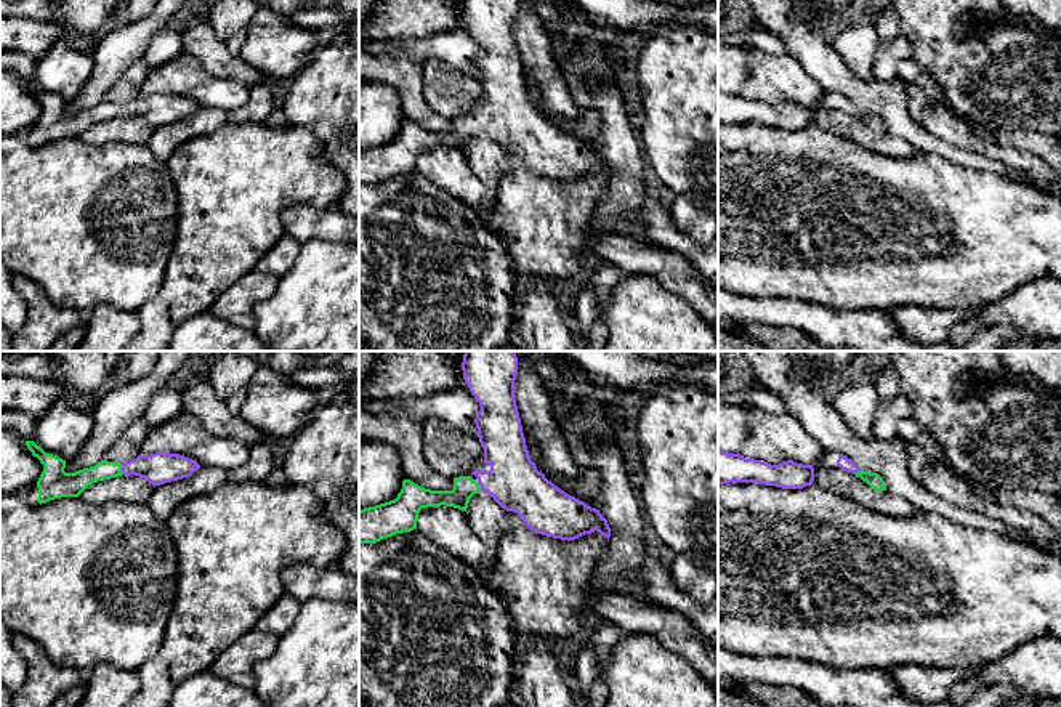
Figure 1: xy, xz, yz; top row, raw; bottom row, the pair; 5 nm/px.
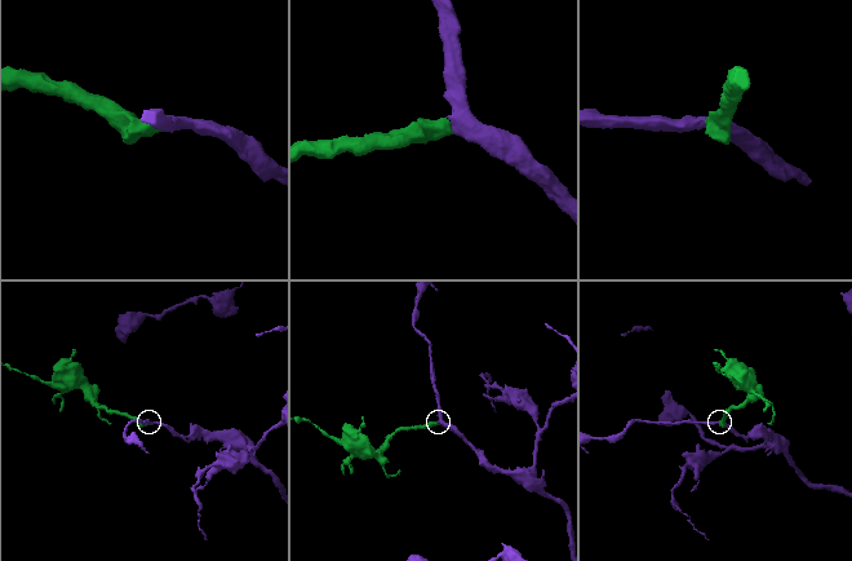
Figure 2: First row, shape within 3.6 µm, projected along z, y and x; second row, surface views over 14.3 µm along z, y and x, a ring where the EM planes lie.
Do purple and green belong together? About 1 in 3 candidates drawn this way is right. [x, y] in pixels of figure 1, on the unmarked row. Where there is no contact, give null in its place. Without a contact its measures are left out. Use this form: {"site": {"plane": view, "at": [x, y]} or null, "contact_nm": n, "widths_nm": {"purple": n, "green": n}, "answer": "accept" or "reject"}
{"site": {"plane": "xy", "at": [122, 109]}, "contact_nm": 60, "widths_nm": {"purple": 160, "green": 110}, "answer": "accept"}

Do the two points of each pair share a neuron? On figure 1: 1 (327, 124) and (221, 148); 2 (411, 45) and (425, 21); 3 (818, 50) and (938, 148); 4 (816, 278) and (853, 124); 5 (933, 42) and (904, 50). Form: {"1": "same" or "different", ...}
{"1": "different", "2": "different", "3": "same", "4": "different", "5": "different"}

